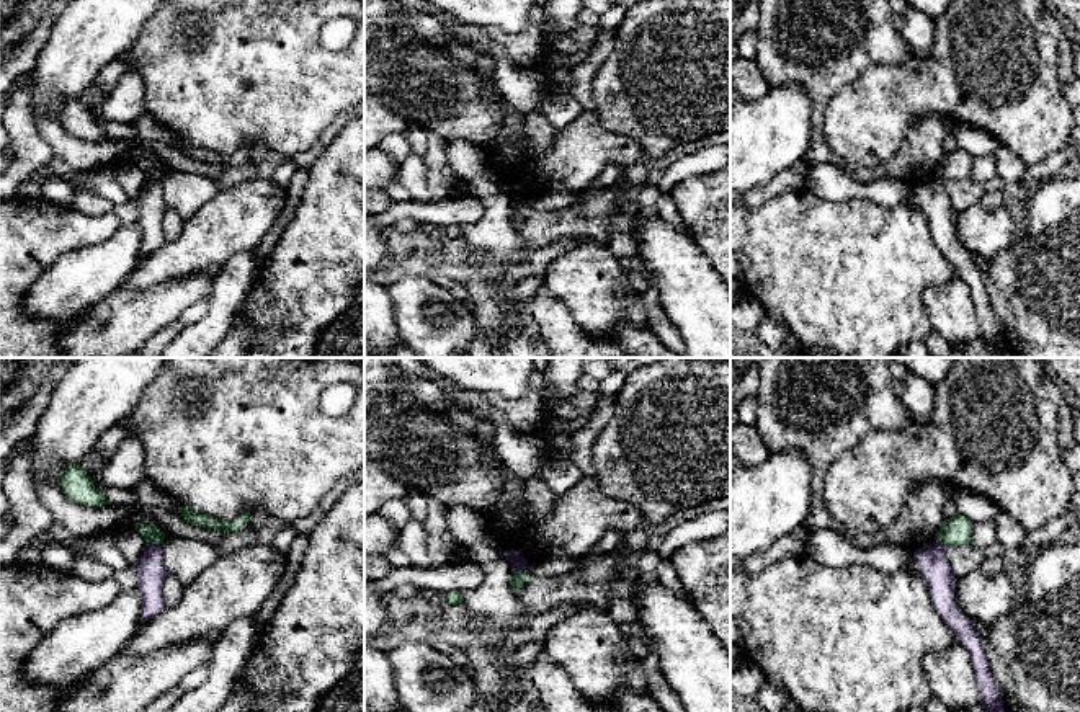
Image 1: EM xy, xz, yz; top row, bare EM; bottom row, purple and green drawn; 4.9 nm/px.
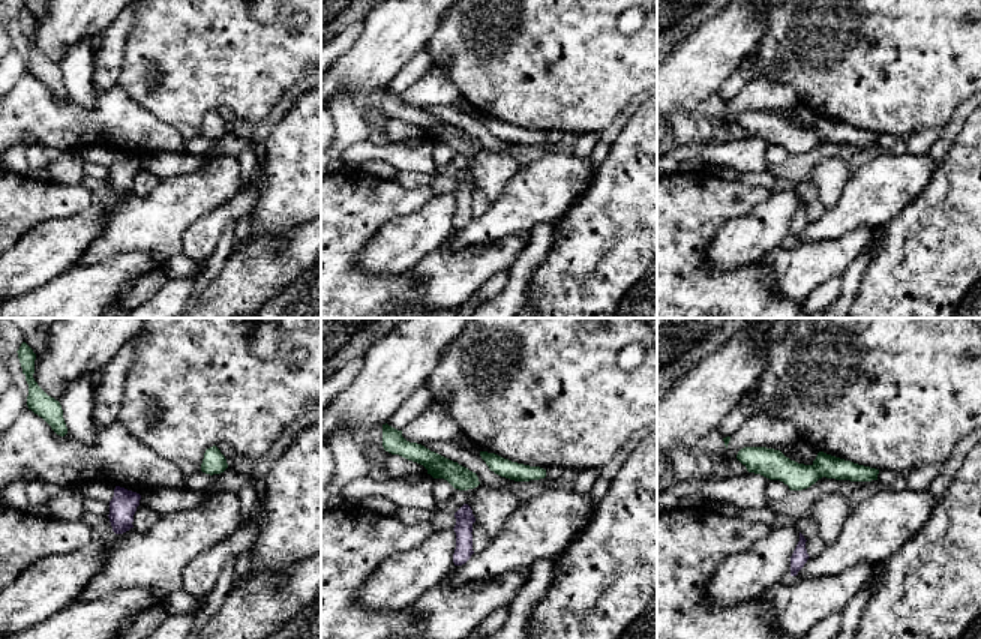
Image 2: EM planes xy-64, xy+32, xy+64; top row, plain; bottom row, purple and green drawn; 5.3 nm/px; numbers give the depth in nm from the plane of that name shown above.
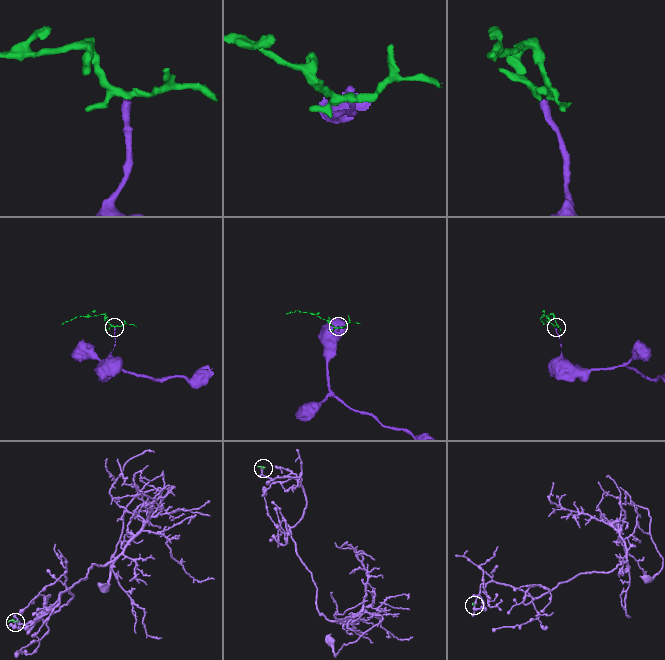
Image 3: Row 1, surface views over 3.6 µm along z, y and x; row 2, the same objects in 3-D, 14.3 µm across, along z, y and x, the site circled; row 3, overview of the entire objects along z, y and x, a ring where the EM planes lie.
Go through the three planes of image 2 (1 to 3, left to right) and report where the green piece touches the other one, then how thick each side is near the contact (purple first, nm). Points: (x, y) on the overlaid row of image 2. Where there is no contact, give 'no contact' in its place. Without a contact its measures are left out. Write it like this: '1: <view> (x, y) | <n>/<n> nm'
1: no contact
2: no contact
3: no contact

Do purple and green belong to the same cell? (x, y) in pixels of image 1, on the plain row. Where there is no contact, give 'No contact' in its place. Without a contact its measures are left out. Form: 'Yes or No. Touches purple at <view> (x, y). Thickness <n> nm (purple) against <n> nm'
No. Touches purple at xy (154, 178). Thickness 140 nm (purple) against 90 nm

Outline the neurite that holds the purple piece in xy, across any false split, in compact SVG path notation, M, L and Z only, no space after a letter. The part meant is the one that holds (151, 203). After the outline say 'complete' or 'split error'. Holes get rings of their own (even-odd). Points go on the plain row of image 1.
M147 178L134 202L139 209L137 225L142 234L142 255L149 255L165 243L162 220L168 207L163 199L162 178Z; complete

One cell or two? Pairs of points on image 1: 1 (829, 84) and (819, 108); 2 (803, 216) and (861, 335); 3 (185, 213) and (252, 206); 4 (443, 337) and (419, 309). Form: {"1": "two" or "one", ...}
{"1": "one", "2": "one", "3": "two", "4": "one"}

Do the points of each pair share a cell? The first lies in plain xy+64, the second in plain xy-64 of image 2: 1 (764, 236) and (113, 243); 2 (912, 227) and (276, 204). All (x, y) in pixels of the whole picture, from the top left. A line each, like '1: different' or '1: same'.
1: different
2: same

